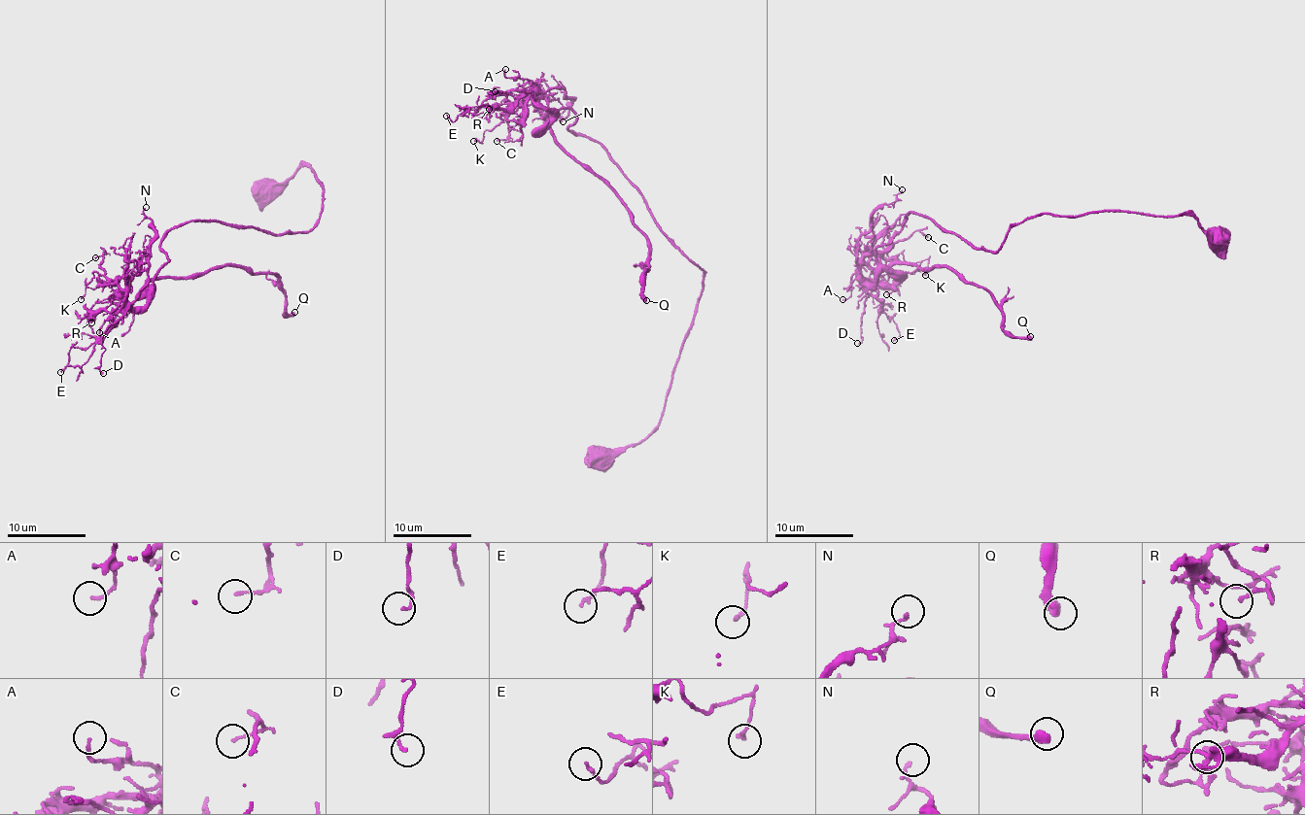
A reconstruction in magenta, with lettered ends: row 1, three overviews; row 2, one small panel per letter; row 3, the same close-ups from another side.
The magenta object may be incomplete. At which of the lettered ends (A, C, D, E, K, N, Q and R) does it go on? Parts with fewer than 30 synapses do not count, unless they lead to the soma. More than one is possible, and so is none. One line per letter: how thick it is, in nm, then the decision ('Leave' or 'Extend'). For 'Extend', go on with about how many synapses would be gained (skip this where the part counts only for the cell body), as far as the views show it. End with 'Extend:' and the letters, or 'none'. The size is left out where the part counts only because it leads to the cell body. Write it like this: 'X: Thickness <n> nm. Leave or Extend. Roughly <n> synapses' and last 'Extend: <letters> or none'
A: Thickness 120 nm. Leave
C: Thickness 120 nm. Leave
D: Thickness 120 nm. Leave
E: Thickness 130 nm. Leave
K: Thickness 160 nm. Leave
N: Thickness 90 nm. Leave
Q: Thickness 400 nm. Extend. Roughly 90 synapses
R: Thickness 180 nm. Leave
Extend: Q

